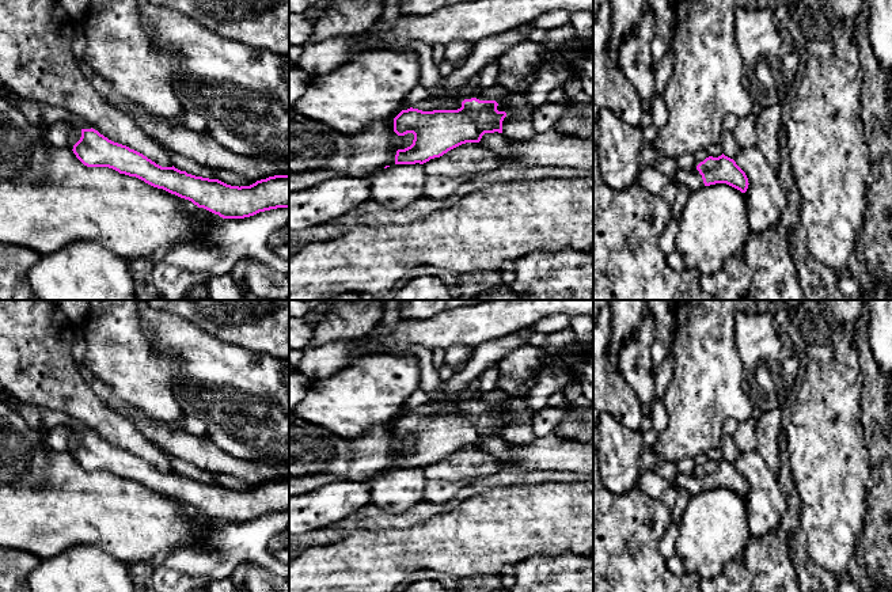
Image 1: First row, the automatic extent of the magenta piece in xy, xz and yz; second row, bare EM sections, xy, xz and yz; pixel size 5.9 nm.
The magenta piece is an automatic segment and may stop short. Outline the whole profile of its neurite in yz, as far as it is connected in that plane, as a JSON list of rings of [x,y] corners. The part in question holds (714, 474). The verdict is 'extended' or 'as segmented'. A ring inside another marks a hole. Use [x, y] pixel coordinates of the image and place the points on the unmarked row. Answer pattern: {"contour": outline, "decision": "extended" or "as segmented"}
{"contour": [[[724,458],[718,462],[706,462],[695,473],[676,474],[673,486],[684,490],[690,497],[716,487],[726,487],[741,497],[745,497],[749,489],[745,477],[733,463]]], "decision": "extended"}

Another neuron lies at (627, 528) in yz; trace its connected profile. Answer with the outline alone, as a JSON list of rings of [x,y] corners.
[[[593,449],[593,592],[702,592],[698,574],[675,576],[657,549],[671,523],[671,508],[639,487],[623,496],[608,492],[600,479],[597,452]]]

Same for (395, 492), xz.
[[[392,468],[371,481],[371,502],[388,515],[406,513],[424,501],[426,477],[422,468]]]

